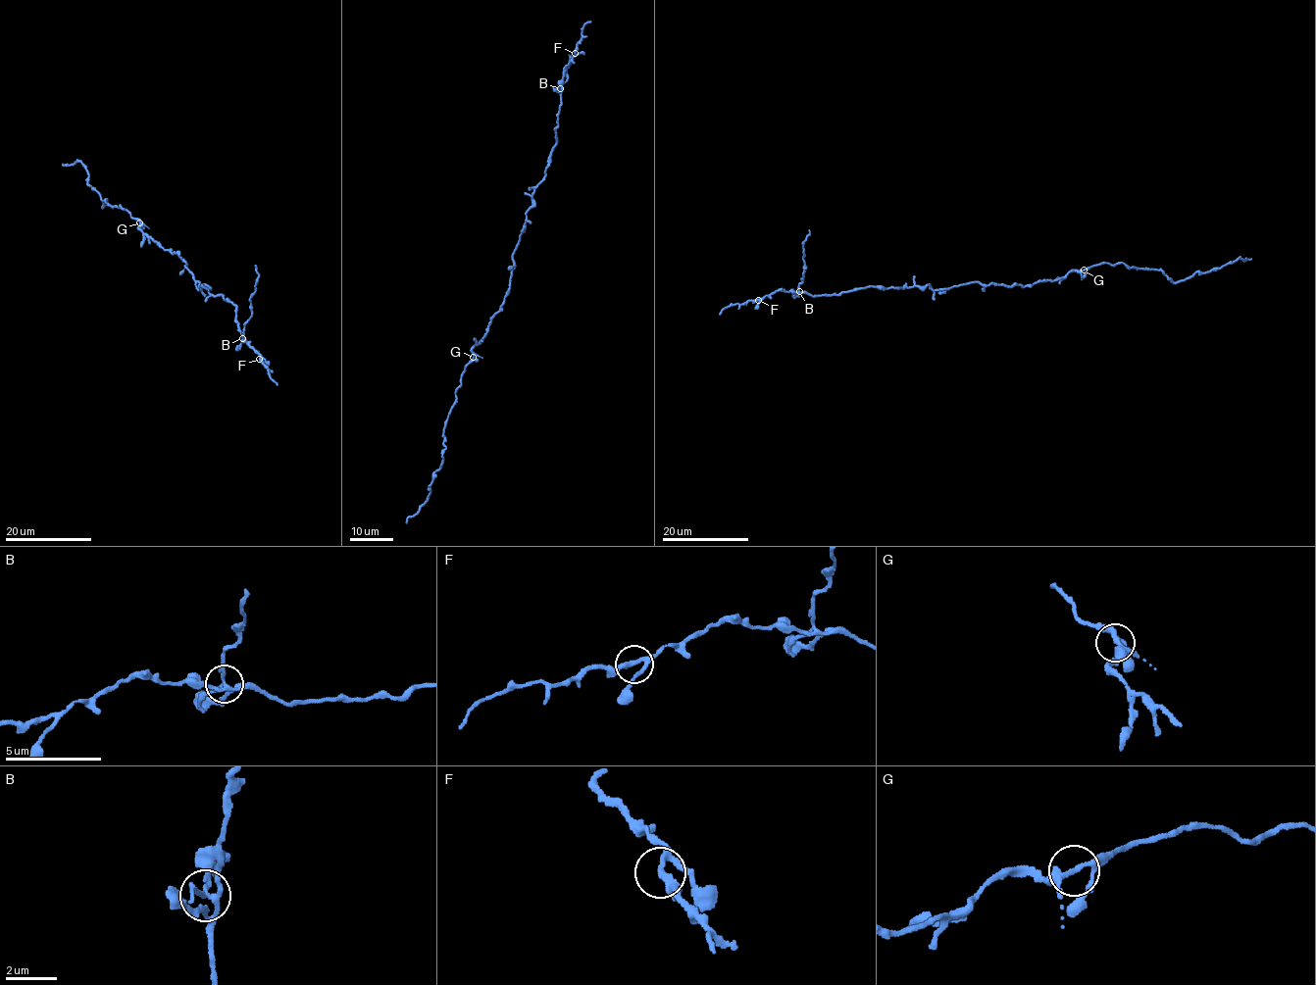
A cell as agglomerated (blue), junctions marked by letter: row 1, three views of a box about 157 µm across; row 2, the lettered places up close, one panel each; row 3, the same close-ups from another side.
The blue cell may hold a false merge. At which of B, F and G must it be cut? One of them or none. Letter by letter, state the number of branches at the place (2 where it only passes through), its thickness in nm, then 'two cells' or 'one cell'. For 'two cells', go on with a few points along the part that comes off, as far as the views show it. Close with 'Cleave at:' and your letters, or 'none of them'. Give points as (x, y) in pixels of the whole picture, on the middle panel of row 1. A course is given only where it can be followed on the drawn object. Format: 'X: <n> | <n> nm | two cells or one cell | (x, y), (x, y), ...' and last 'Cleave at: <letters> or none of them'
B: 4 | 170 nm | two cells | (559, 88), (560, 83), (568, 78), (565, 68), (570, 65), (572, 56), (570, 54)
F: 3 | 190 nm | one cell
G: 4 | 220 nm | one cell
Cleave at: B

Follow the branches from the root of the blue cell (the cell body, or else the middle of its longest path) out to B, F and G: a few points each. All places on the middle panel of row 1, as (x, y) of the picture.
B: (510, 278), (512, 253), (525, 228), (526, 213), (532, 205), (532, 192), (543, 177), (556, 143), (559, 88)
F: (510, 278), (512, 253), (525, 228), (532, 192), (543, 177), (556, 143), (563, 73), (575, 53)
G: (510, 278), (508, 293), (501, 308), (491, 319), (485, 336), (472, 349), (473, 357)

